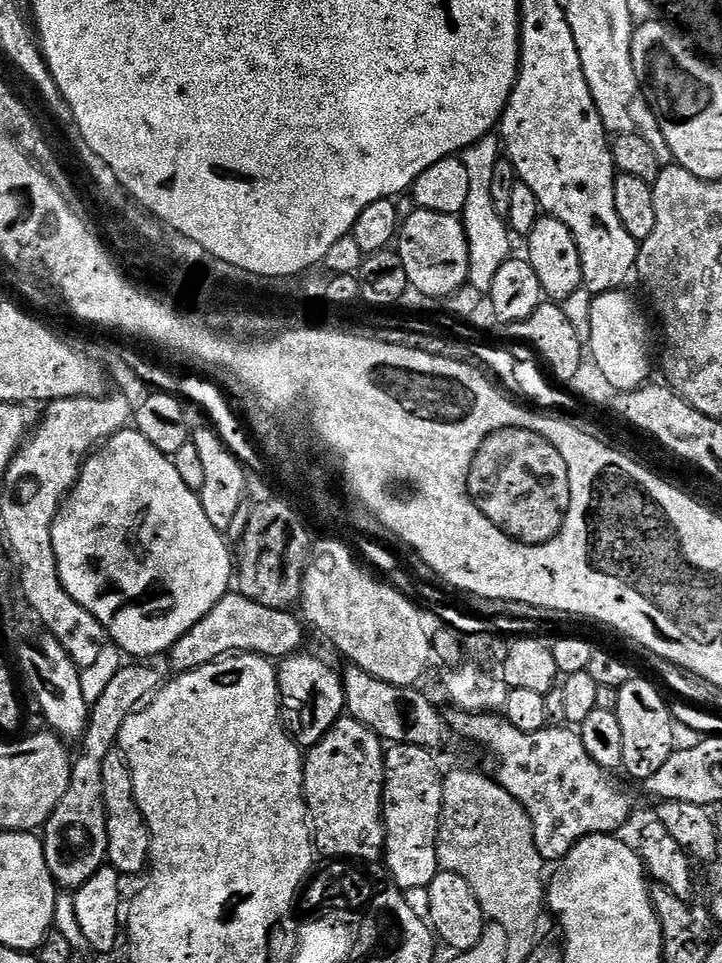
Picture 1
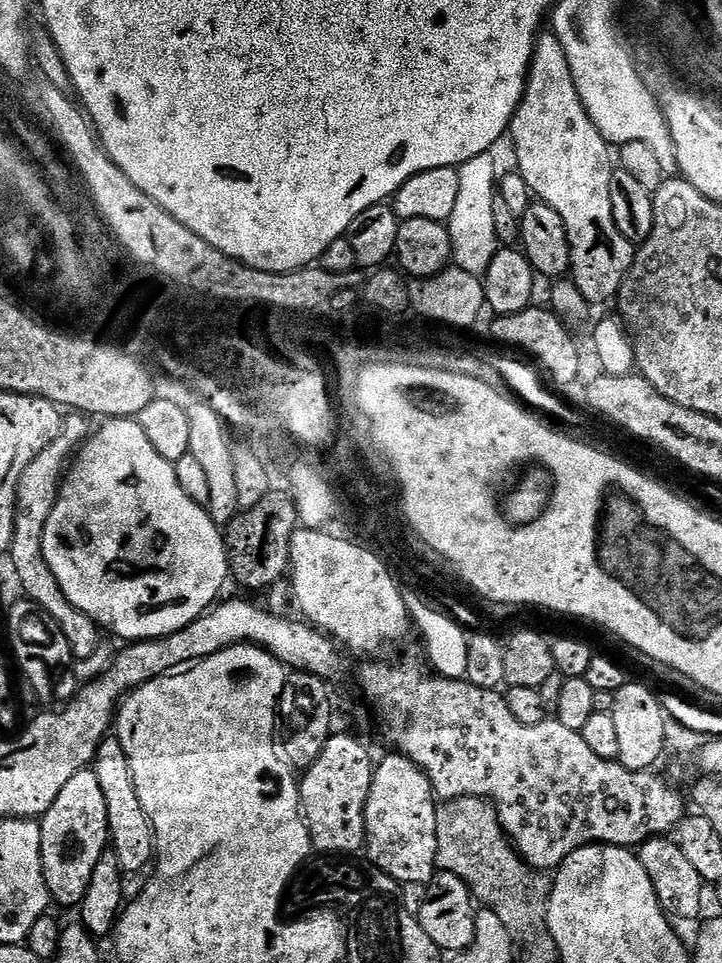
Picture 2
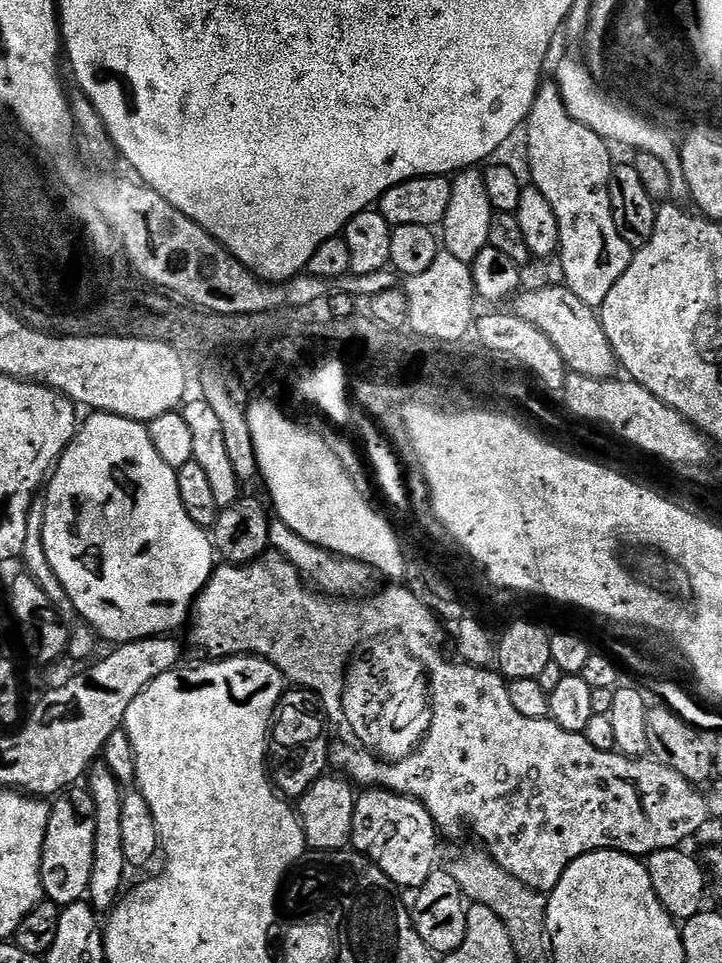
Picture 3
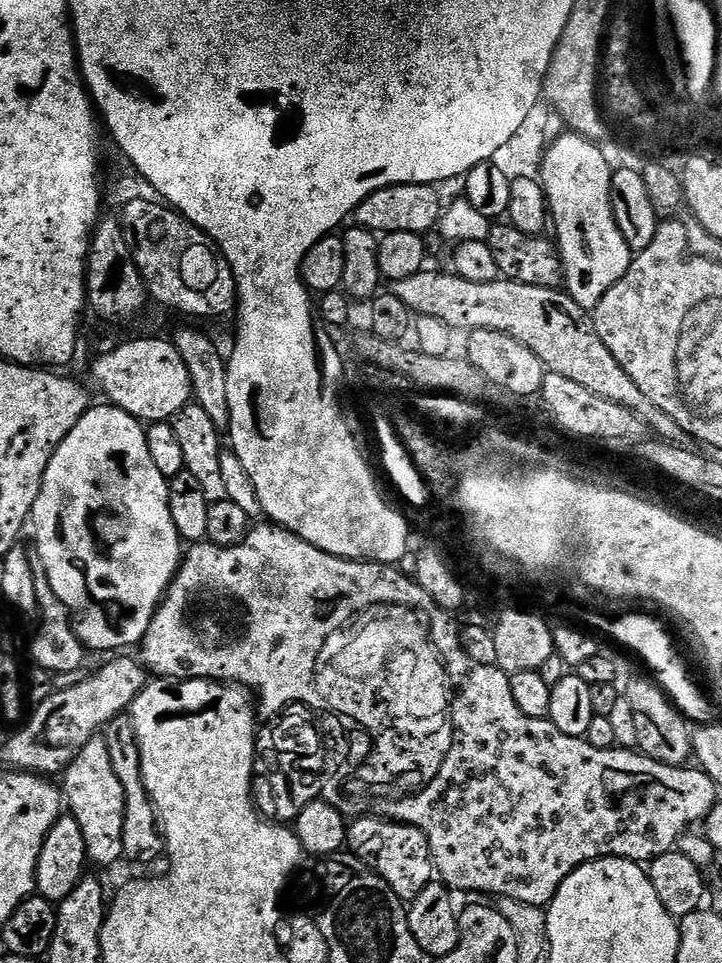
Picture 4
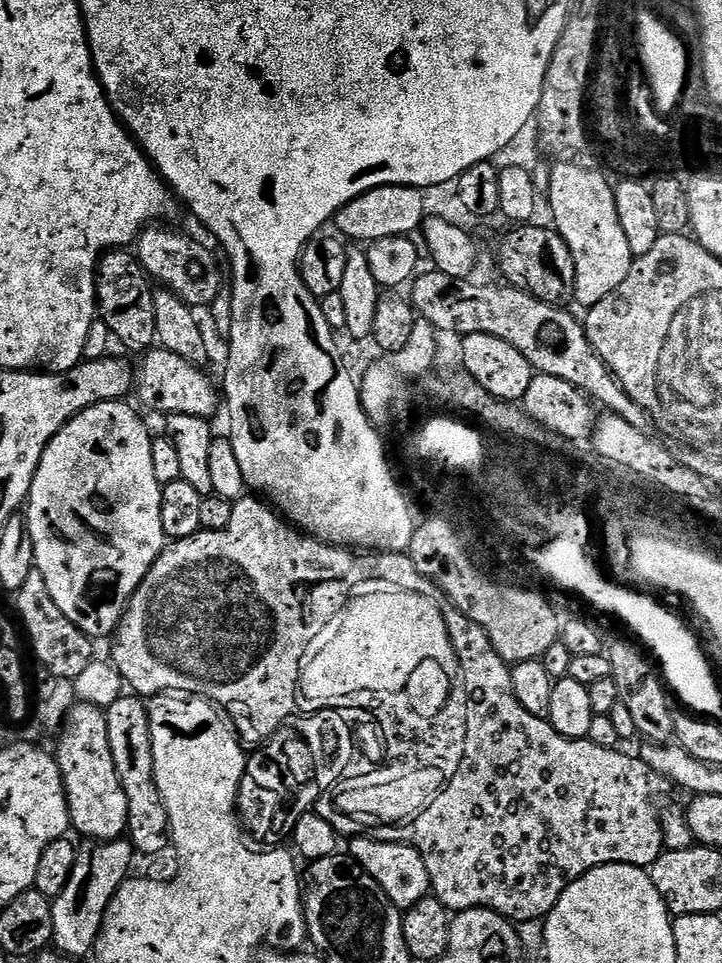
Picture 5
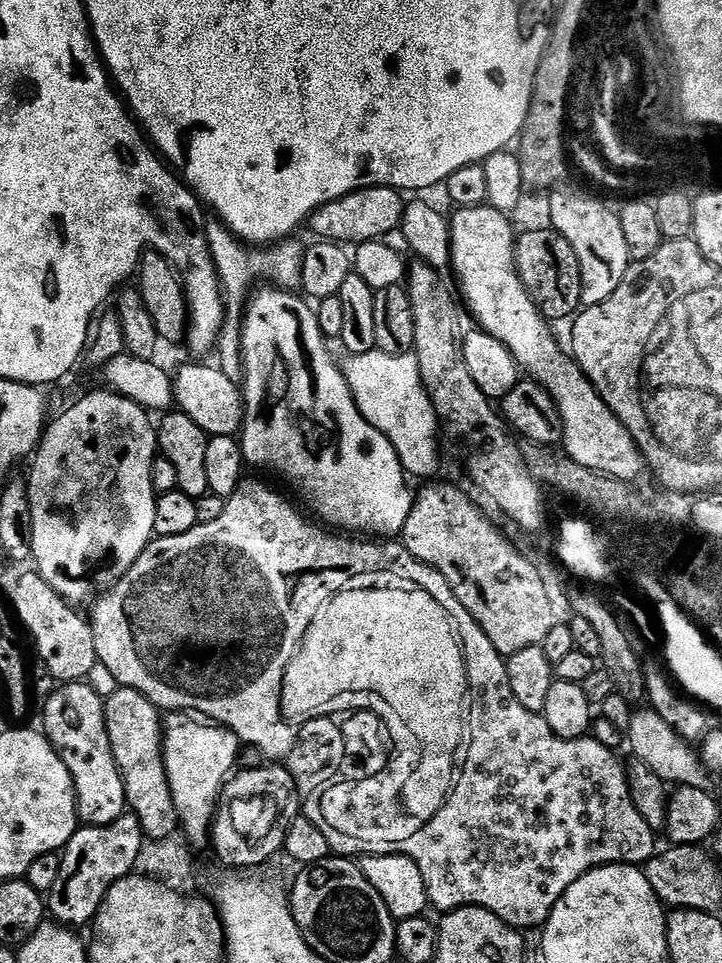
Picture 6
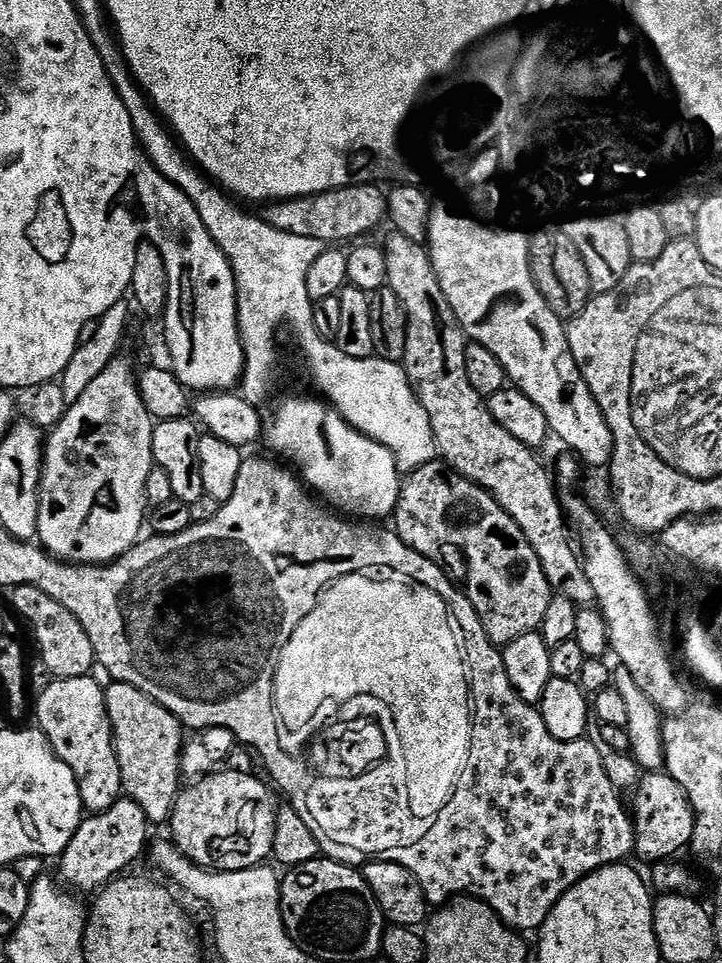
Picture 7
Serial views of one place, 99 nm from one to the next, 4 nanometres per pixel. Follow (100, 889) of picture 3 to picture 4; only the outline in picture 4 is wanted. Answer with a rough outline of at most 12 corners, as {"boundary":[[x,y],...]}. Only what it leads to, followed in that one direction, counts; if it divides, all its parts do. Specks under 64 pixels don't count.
{"boundary":[[103,735],[62,773],[88,859],[124,860],[124,791]]}

